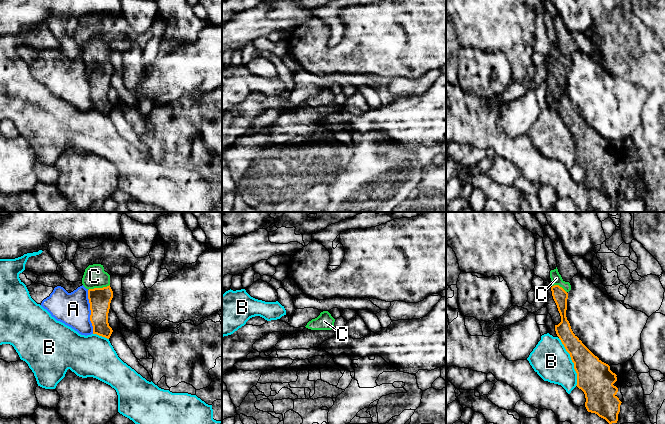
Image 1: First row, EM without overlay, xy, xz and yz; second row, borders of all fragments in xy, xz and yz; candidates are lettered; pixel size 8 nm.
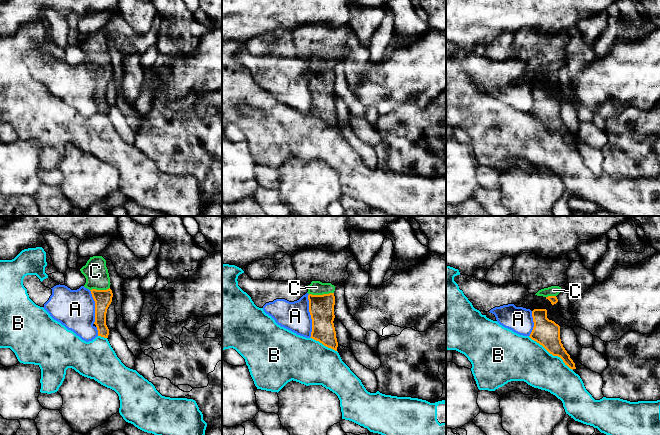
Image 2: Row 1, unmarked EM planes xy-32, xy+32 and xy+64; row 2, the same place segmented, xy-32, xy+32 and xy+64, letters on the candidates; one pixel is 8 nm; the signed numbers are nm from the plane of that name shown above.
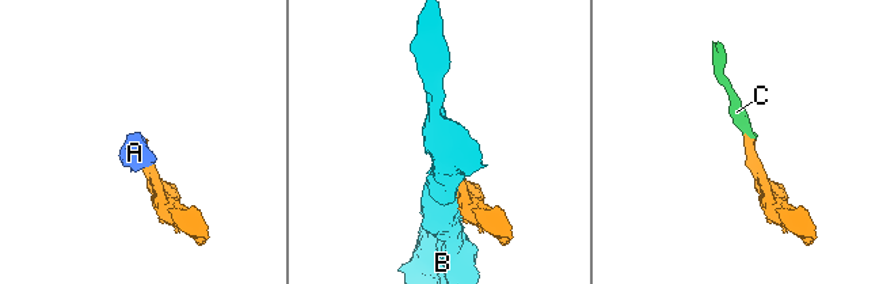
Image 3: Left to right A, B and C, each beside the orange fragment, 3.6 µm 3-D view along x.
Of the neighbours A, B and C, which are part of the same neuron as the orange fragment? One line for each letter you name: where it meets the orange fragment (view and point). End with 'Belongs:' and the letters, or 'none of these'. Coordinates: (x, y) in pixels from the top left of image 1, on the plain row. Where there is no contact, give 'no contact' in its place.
C: contact xy (98, 64)
Belongs: C

